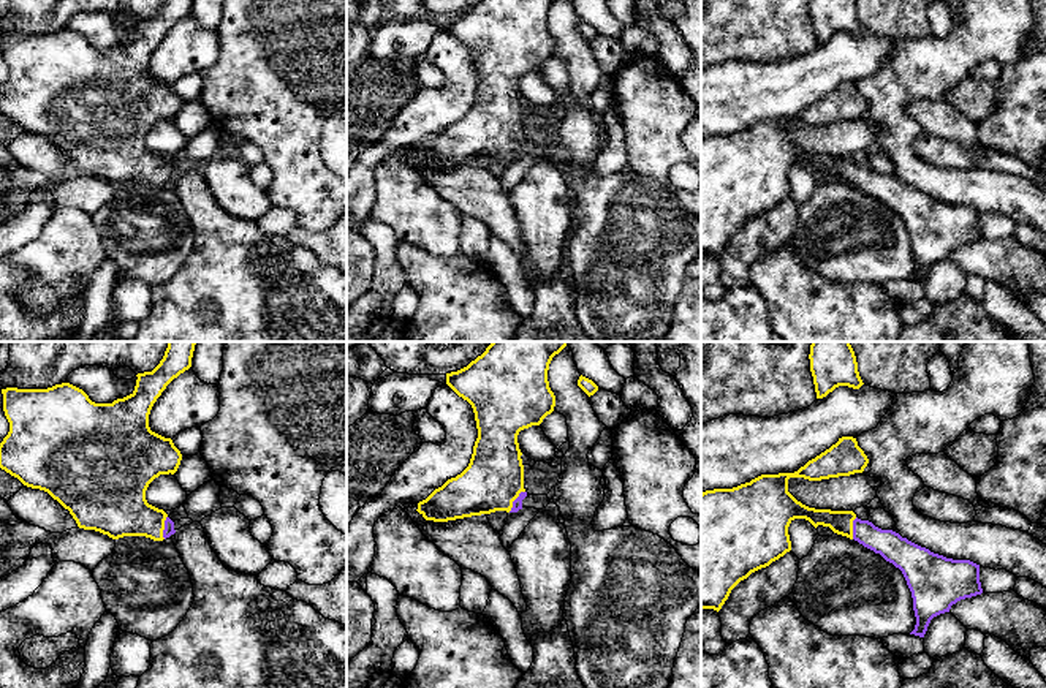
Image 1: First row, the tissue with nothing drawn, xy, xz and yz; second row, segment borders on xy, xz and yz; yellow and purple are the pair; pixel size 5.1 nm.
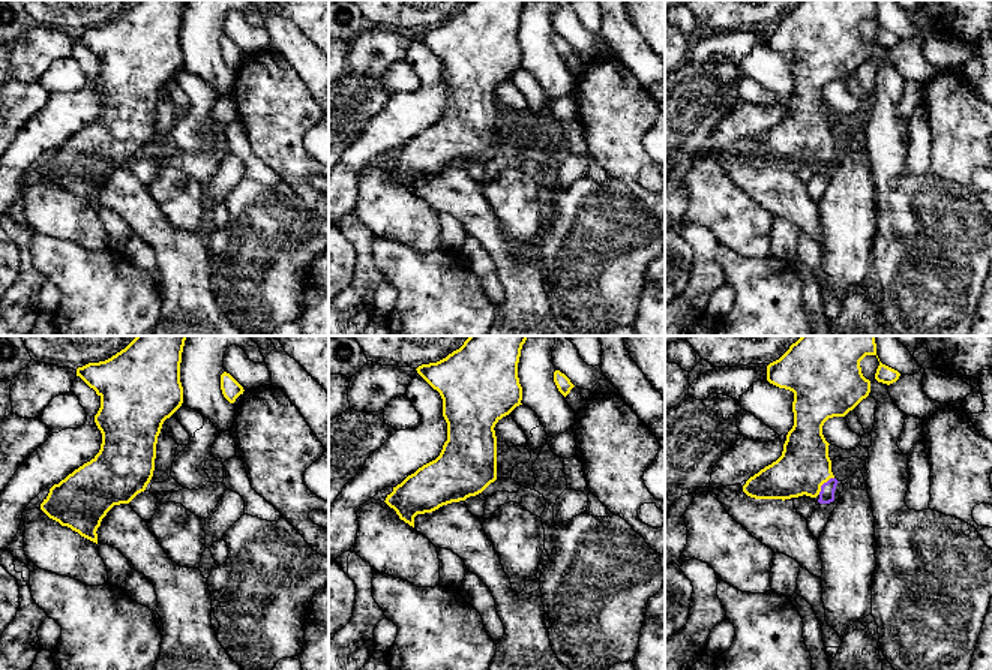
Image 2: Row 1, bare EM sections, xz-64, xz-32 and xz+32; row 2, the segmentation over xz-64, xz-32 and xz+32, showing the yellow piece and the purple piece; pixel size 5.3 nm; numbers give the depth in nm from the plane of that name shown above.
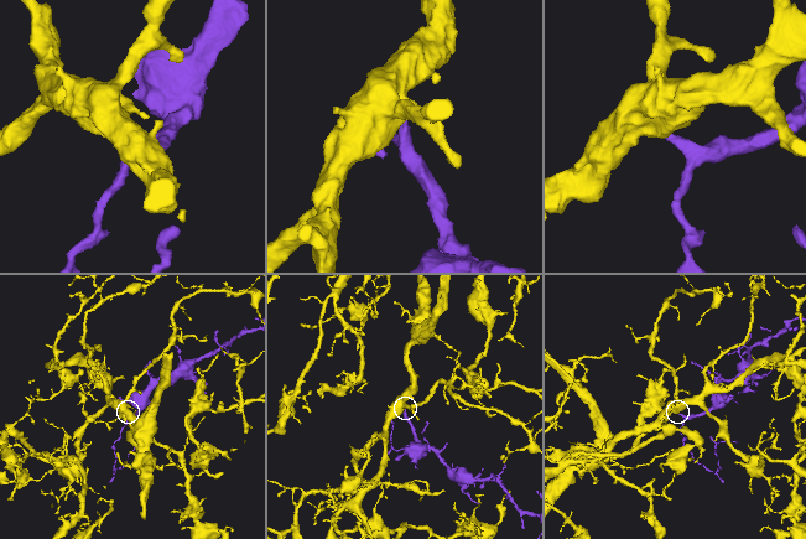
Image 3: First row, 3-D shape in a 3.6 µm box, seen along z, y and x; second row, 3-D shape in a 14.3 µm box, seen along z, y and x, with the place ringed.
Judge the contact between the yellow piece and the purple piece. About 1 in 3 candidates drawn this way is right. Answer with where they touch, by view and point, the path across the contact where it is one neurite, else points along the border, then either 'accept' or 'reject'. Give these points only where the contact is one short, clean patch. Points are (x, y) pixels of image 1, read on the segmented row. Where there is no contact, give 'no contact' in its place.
contact xz (515, 498); way xz (494, 478), (515, 498), (518, 503); accept

